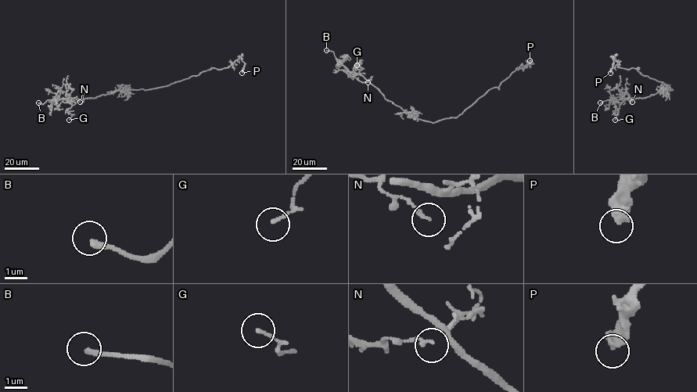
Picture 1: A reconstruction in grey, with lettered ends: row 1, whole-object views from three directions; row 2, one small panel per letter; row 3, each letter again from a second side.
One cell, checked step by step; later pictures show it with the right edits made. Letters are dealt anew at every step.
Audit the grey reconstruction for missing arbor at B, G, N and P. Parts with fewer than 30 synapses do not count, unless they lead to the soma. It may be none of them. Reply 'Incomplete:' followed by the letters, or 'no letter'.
Incomplete: B

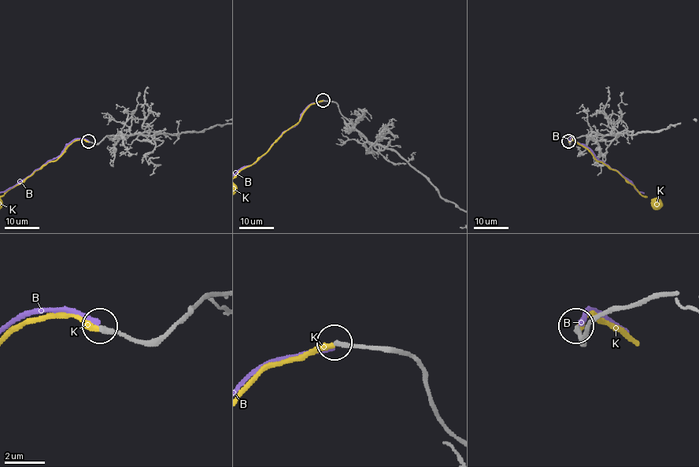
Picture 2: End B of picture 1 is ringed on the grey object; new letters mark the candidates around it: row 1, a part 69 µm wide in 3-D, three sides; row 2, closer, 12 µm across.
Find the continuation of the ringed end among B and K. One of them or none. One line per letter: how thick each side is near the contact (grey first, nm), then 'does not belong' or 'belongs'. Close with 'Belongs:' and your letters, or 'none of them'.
B: calibres 240 and 260 nm; does not belong
K: calibres 260 and 320 nm; does not belong
Belongs: none of them

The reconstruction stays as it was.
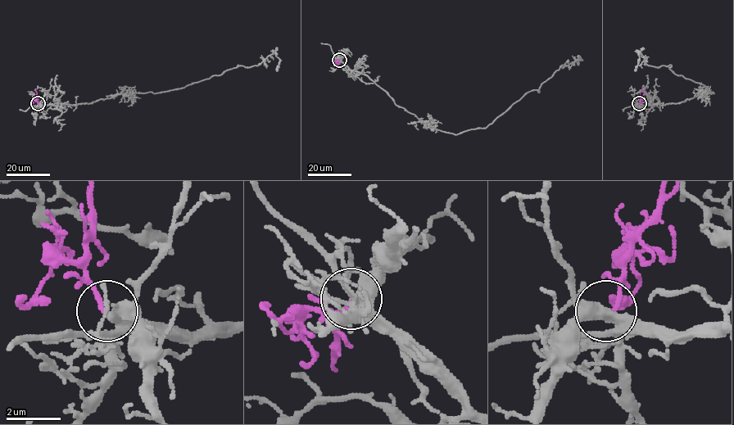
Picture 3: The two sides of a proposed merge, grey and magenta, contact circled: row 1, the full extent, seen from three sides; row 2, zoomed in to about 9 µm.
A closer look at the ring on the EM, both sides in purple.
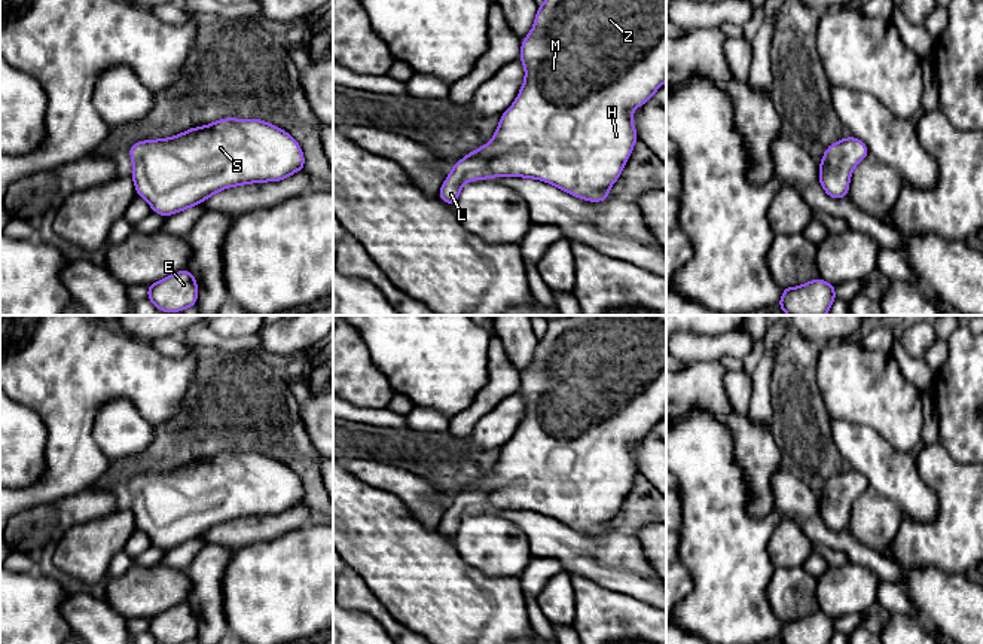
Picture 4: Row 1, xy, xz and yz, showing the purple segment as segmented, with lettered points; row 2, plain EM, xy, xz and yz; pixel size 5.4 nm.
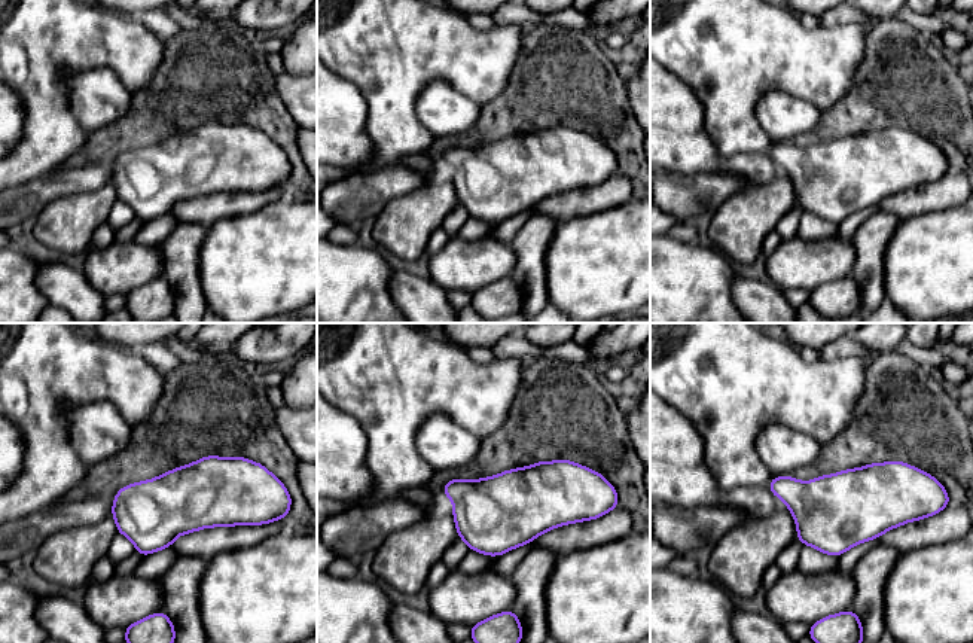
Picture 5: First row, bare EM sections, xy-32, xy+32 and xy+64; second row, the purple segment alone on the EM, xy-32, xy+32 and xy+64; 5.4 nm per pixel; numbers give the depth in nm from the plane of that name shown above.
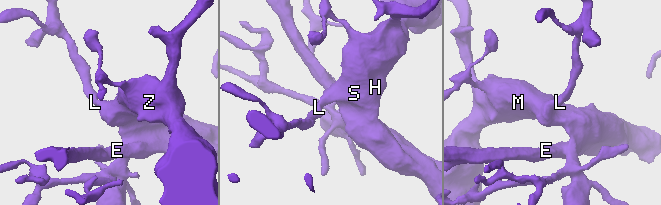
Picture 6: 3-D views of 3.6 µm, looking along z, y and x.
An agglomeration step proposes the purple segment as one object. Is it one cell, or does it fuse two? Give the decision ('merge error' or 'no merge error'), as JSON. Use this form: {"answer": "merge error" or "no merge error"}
{"answer": "no merge error"}

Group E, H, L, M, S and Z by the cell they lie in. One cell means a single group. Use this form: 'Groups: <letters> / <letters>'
Groups: E H L M S Z

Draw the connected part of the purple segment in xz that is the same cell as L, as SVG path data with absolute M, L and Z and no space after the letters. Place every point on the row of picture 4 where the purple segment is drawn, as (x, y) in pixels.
M546 0L520 43L525 82L518 98L500 116L492 140L452 165L437 196L454 207L464 183L512 176L550 183L590 202L610 199L608 189L638 141L631 115L666 82L666 0Z

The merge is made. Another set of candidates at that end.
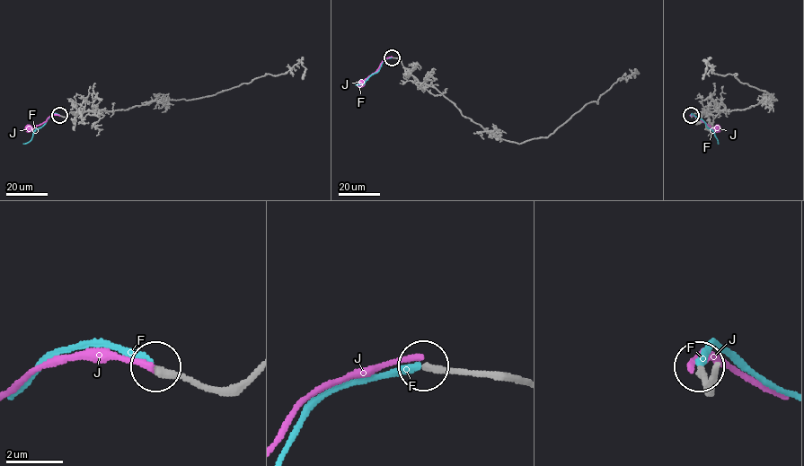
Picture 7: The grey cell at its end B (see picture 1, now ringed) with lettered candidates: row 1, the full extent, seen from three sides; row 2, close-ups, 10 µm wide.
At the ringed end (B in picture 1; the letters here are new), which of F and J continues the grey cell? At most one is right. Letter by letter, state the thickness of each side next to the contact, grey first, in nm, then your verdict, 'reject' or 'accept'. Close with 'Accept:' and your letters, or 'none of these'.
F: 240/320 nm | reject
J: 260/200 nm | reject
Accept: none of these

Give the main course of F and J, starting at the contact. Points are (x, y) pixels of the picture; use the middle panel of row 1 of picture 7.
F: (392, 57), (384, 59), (377, 72), (363, 83), (356, 84)
J: (392, 57), (384, 59), (362, 83)

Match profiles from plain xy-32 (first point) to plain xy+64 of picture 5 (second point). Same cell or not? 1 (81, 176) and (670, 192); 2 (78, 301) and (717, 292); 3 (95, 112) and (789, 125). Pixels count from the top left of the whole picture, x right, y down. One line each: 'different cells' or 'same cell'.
1: same cell
2: different cells
3: same cell

